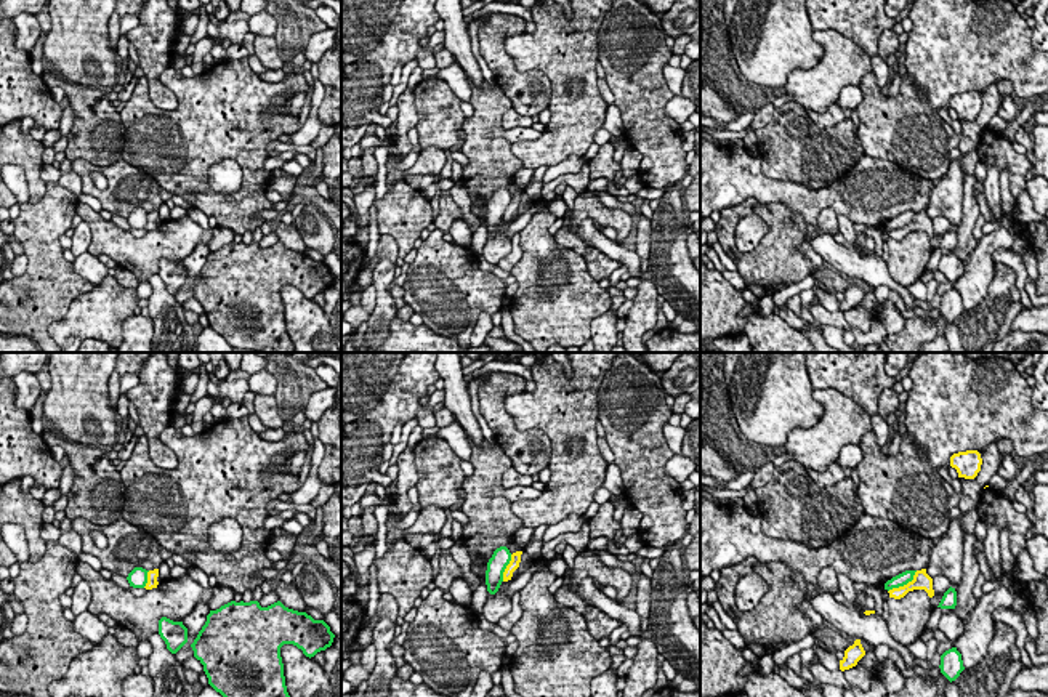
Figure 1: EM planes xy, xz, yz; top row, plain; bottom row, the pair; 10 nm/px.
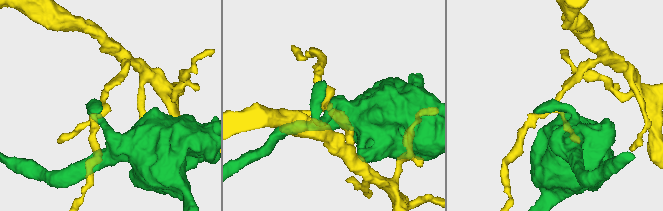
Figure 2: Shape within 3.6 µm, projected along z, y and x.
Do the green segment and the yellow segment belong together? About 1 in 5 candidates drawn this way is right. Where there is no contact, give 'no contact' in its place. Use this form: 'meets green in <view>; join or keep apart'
meets green in yz; keep apart

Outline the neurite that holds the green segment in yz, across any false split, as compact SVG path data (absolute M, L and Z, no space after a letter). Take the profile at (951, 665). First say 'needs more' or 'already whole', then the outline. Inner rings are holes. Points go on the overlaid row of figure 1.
already whole | M952 647L941 655L939 668L941 668L941 673L950 683L960 676L965 667L963 667L961 654L957 651L957 647Z

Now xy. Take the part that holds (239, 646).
already whole | M231 601L210 610L207 622L191 644L204 665L208 684L223 697L290 697L285 686L280 647L293 644L306 657L332 646L335 635L324 620L285 607L280 601L261 607L258 601Z

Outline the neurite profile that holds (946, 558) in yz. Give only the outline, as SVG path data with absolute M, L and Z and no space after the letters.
M973 510L960 514L945 532L945 535L933 546L926 574L933 578L944 575L950 585L957 588L963 574L965 535L973 534L979 522L979 511Z

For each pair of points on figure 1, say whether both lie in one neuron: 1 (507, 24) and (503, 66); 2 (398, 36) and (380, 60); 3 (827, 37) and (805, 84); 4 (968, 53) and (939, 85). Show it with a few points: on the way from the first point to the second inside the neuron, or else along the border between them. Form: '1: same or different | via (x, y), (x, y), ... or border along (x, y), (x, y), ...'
1: same | via (497, 34), (497, 56)
2: same | via (398, 42), (386, 53)
3: same | via (830, 50), (830, 61), (818, 74)
4: same | via (960, 61), (947, 77)

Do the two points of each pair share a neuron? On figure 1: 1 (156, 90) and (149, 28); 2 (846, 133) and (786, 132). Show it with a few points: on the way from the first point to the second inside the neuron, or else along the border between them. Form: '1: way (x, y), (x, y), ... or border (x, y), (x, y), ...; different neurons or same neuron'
1: way (153, 74), (153, 44); same neuron
2: way (832, 138), (800, 132); same neuron

